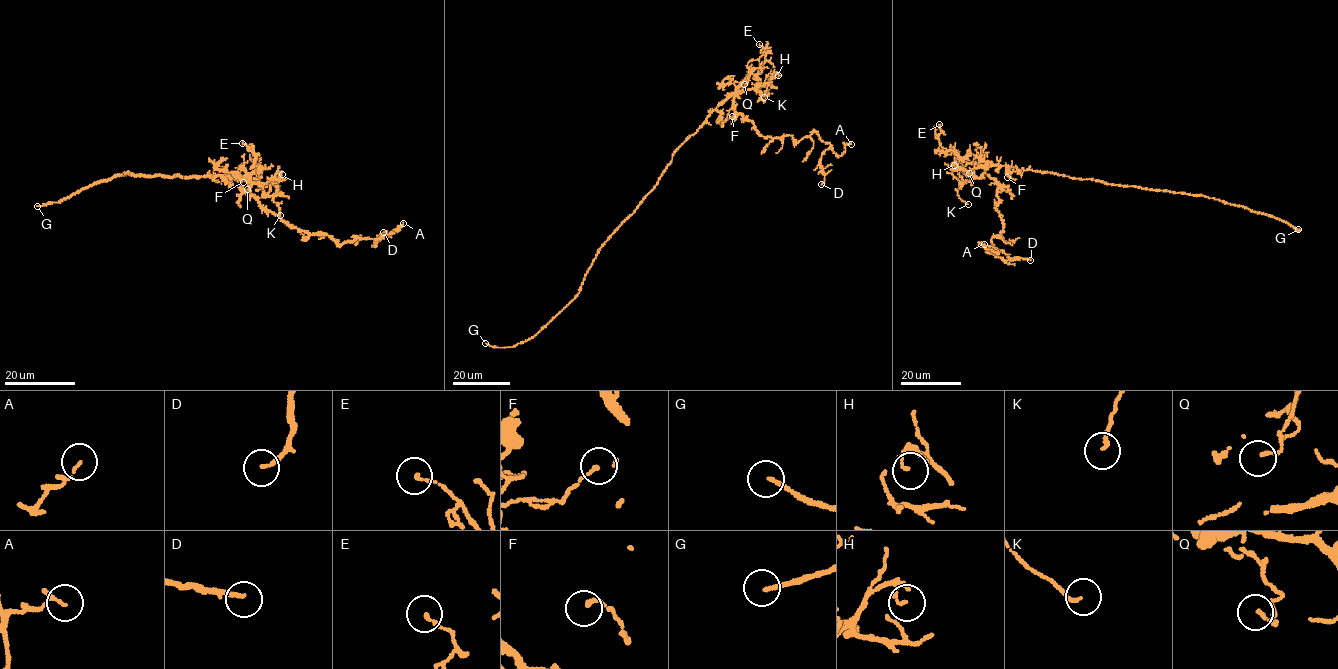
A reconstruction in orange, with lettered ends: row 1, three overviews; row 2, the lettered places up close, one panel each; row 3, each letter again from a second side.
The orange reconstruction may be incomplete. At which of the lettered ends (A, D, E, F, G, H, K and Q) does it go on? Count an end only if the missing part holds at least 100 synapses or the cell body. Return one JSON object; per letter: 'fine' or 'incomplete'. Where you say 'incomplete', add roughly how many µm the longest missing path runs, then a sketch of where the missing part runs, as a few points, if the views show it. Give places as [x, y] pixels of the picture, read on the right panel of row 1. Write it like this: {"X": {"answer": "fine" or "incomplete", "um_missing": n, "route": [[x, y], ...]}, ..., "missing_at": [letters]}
{"A": {"answer": "fine"}, "D": {"answer": "fine"}, "E": {"answer": "fine"}, "F": {"answer": "fine"}, "G": {"answer": "incomplete", "um_missing": 60, "route": [[1298, 229], [1285, 241], [1273, 246], [1295, 234], [1298, 217]]}, "H": {"answer": "fine"}, "K": {"answer": "fine"}, "Q": {"answer": "fine"}, "missing_at": ["G"]}

